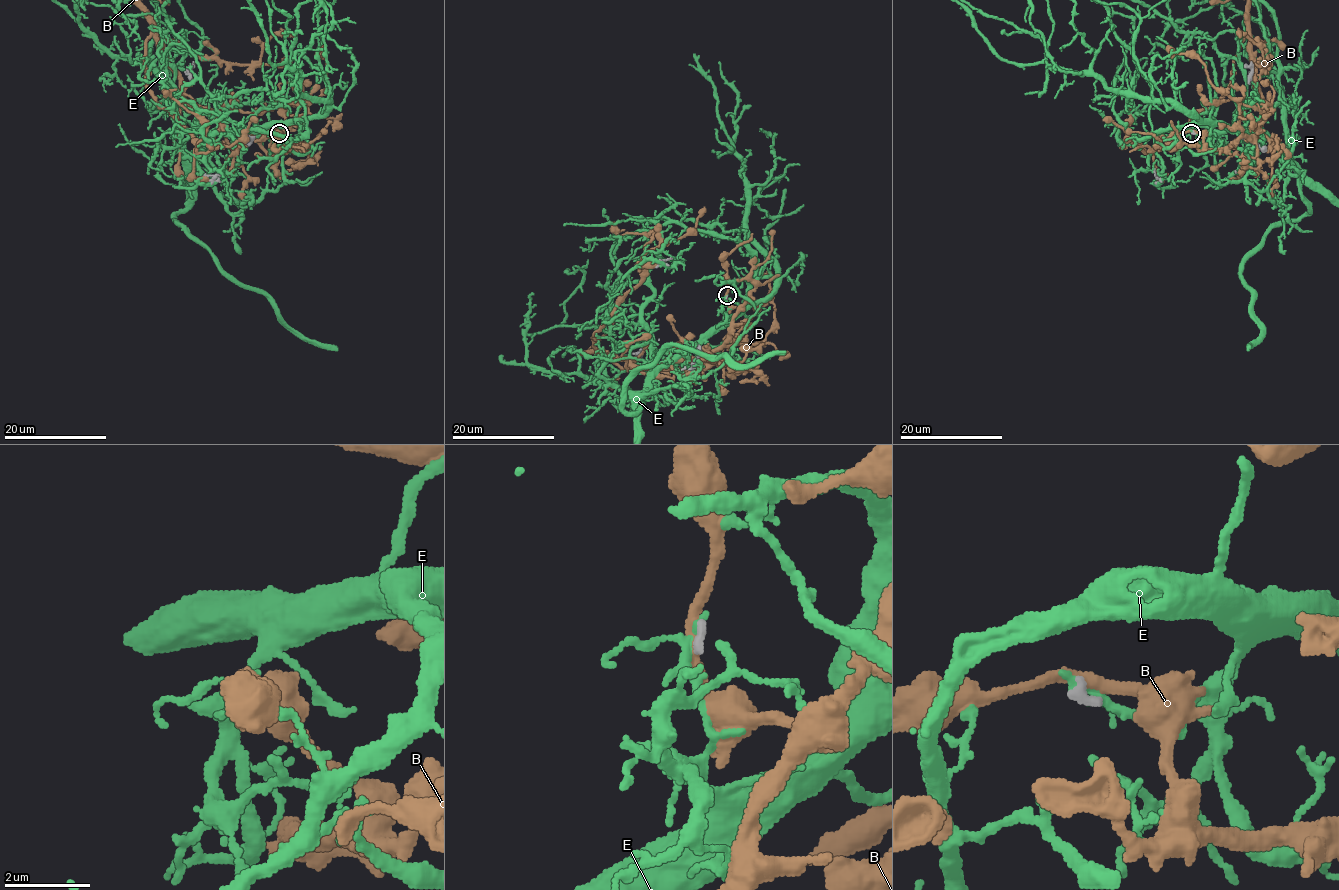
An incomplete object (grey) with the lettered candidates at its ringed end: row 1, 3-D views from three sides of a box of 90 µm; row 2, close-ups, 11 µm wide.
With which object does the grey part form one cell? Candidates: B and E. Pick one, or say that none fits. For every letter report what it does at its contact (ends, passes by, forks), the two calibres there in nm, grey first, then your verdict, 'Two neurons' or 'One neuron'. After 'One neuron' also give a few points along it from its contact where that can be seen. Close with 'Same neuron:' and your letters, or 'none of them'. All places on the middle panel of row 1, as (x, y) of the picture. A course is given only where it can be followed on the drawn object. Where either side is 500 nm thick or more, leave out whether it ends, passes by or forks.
B: It passes by. Thickness 190 nm (grey) against 280 nm. Two neurons
E: It forks there. Thickness 190 nm (grey) against 140 nm. Two neurons
Same neuron: none of them

